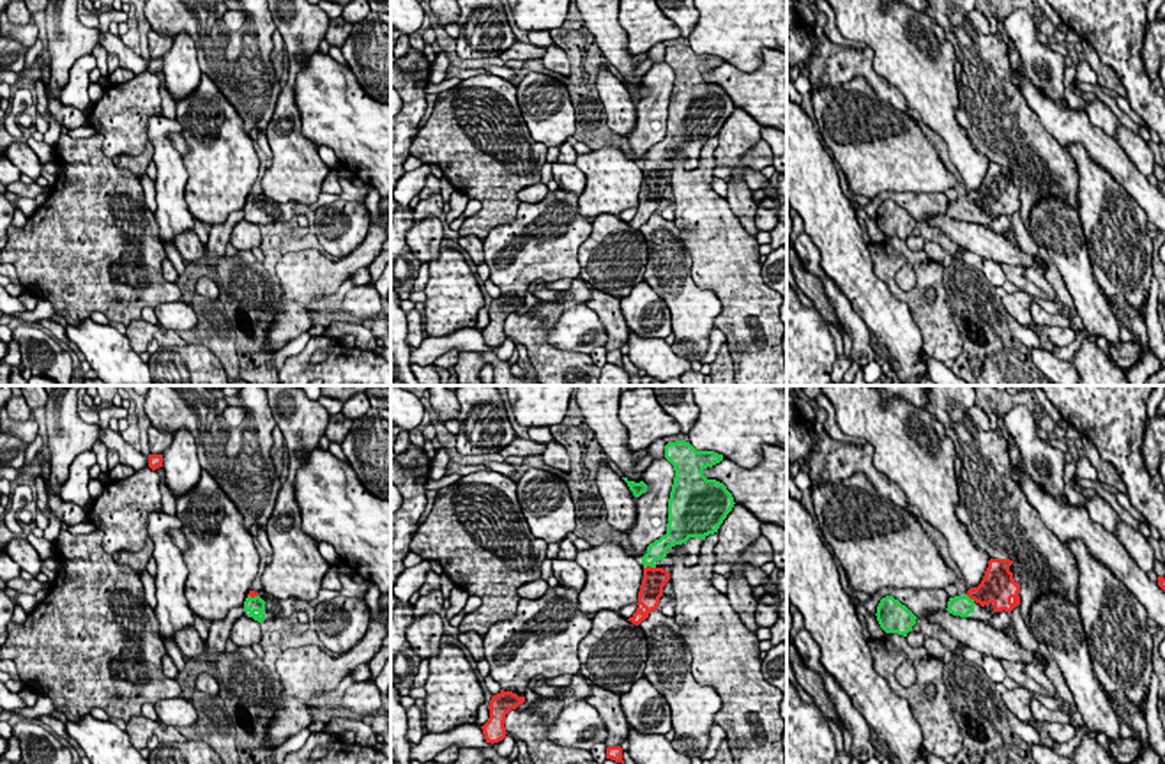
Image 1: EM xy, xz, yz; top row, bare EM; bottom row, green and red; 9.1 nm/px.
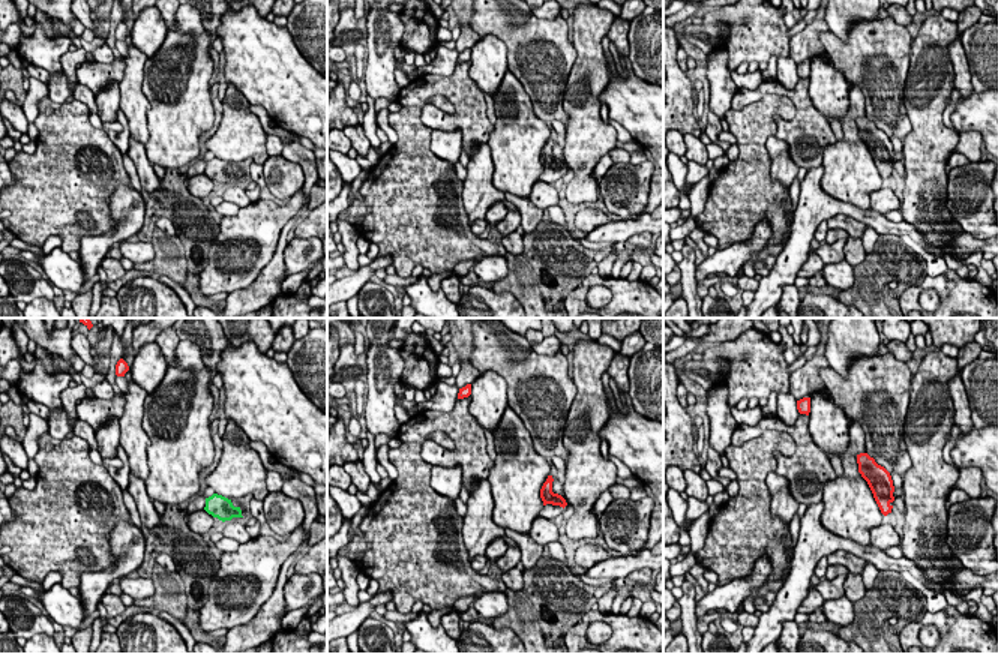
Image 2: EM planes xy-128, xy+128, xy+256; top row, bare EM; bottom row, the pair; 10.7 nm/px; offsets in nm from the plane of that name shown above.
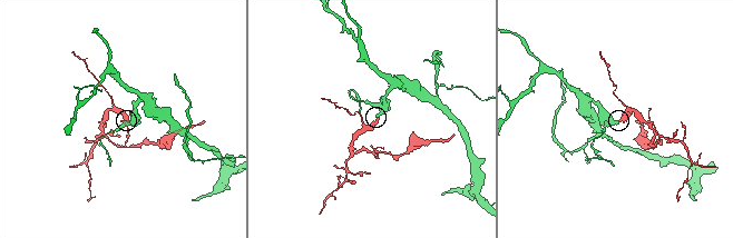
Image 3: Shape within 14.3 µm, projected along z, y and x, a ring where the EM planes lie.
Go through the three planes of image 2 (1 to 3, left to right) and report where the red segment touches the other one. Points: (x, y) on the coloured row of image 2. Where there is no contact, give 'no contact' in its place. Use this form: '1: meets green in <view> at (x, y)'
1: no contact
2: no contact
3: no contact

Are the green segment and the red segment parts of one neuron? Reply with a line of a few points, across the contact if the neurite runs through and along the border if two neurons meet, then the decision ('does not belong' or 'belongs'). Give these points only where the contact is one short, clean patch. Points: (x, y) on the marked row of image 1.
line xz (656, 550), (649, 565), (654, 579); belongs

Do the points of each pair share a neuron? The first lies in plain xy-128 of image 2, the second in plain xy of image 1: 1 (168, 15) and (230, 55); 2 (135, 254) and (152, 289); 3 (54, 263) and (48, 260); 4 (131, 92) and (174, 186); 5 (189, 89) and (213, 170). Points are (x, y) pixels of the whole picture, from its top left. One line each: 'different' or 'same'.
1: same
2: different
3: different
4: same
5: same

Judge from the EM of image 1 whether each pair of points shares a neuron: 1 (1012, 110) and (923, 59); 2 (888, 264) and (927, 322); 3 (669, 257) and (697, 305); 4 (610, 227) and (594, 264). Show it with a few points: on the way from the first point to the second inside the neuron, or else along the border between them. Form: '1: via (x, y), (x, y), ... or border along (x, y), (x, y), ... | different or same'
1: border along (951, 45), (955, 55), (957, 117) | different
2: via (890, 280), (916, 306) | same
3: via (669, 269), (670, 278), (685, 292) | same
4: via (610, 236), (610, 248), (603, 255) | same

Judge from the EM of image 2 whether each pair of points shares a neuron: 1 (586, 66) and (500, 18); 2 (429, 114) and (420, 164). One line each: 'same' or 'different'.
1: different
2: different

